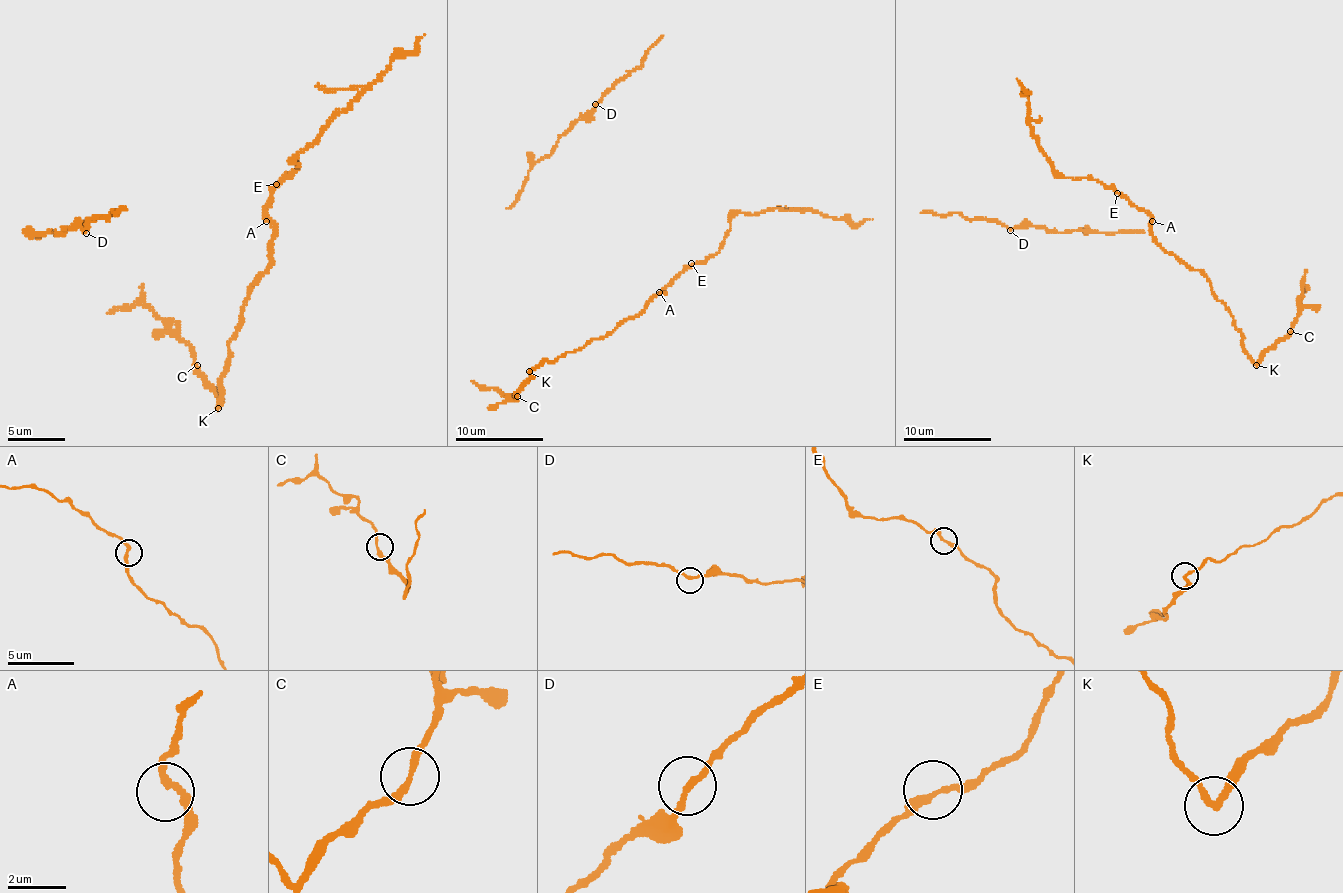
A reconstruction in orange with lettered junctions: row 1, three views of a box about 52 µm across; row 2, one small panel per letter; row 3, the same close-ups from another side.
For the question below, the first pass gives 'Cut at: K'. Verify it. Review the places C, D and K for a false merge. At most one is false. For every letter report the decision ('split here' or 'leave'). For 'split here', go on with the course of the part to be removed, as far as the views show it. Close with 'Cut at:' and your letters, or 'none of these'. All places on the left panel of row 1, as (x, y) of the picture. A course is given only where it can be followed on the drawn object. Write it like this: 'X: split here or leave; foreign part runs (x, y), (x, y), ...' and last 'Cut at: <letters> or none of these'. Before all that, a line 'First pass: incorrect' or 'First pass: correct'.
First pass: correct
C: leave
D: leave
K: split here; foreign part runs (217, 408), (229, 345), (271, 261), (275, 233), (267, 212), (279, 181), (292, 178), (298, 152), (424, 34)
Cut at: K

